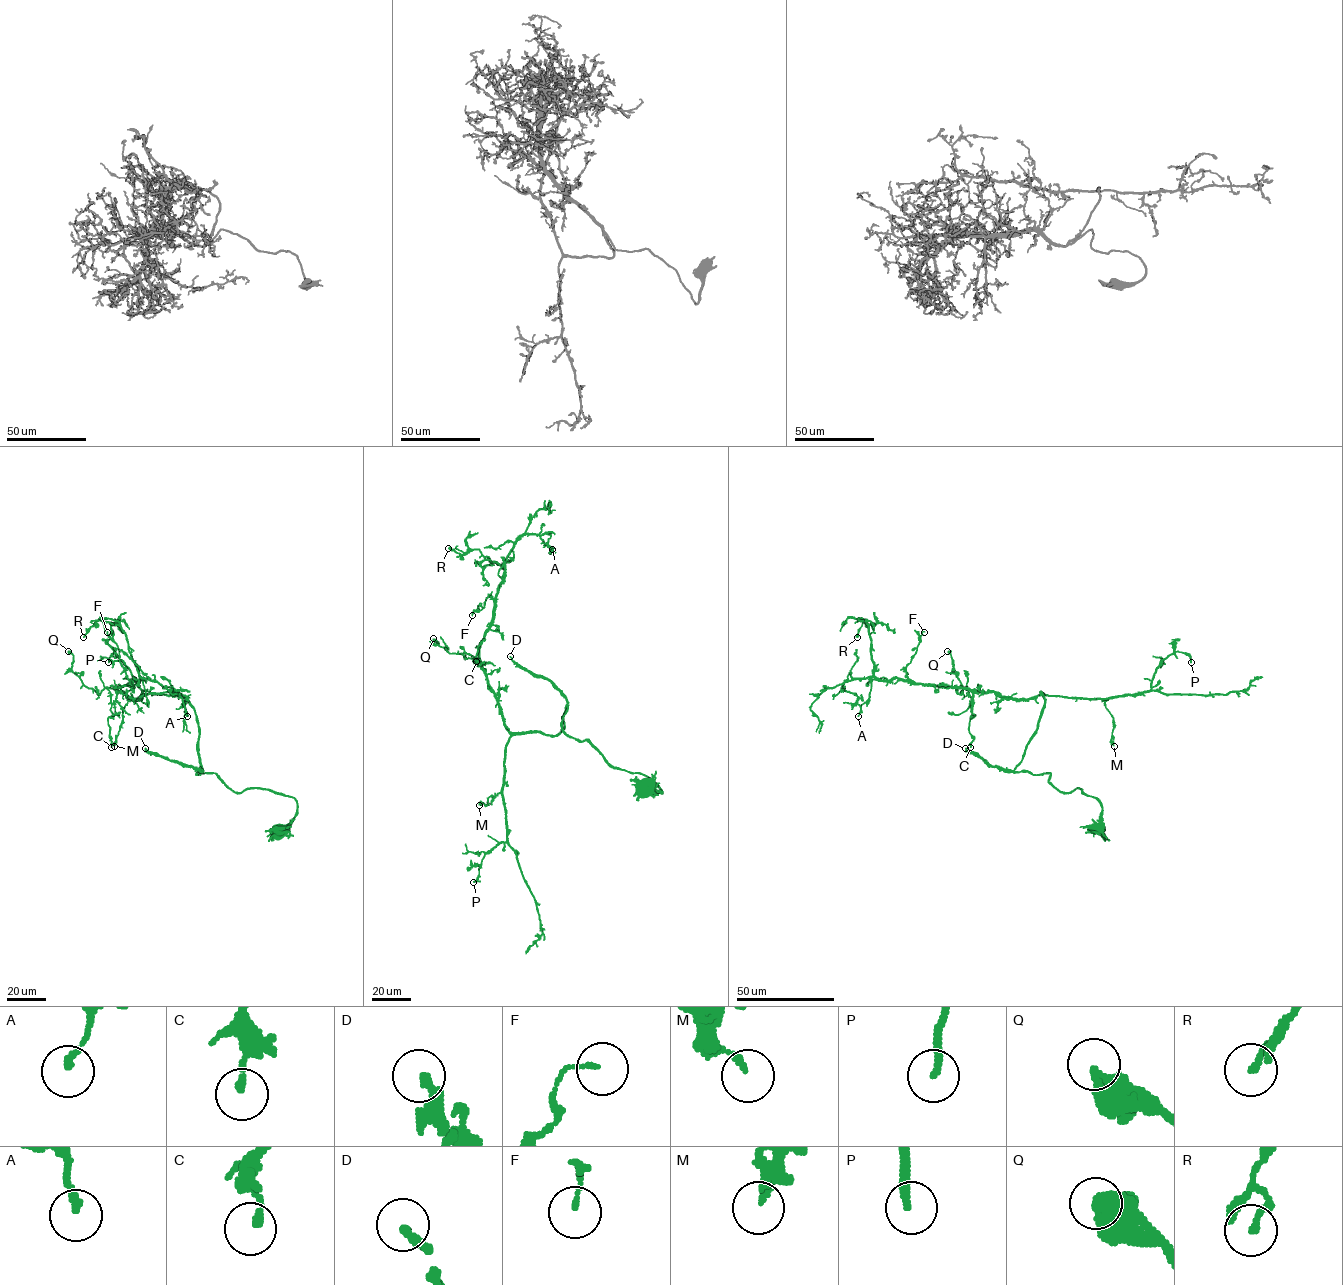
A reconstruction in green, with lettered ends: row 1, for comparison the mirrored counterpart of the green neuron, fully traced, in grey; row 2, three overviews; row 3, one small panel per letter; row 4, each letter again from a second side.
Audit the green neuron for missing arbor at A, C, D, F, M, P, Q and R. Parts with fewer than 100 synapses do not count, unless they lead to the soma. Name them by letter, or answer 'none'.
D

